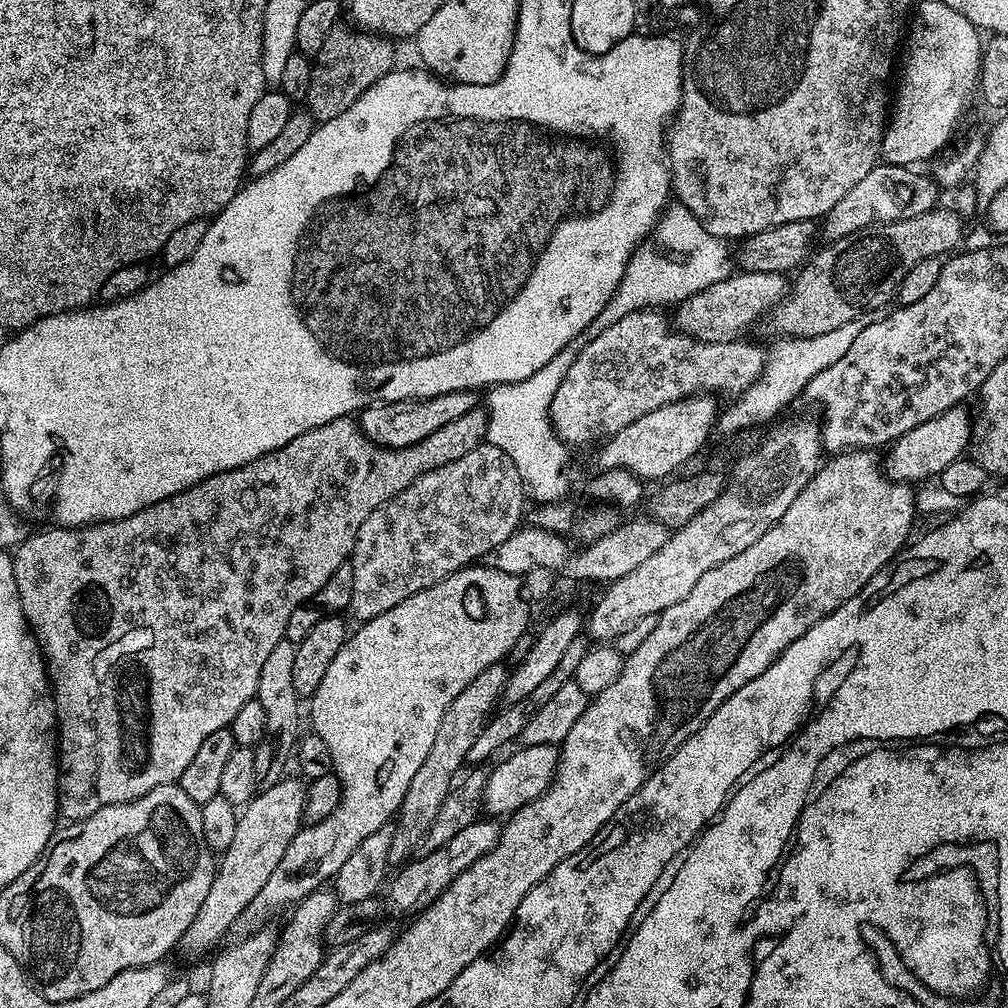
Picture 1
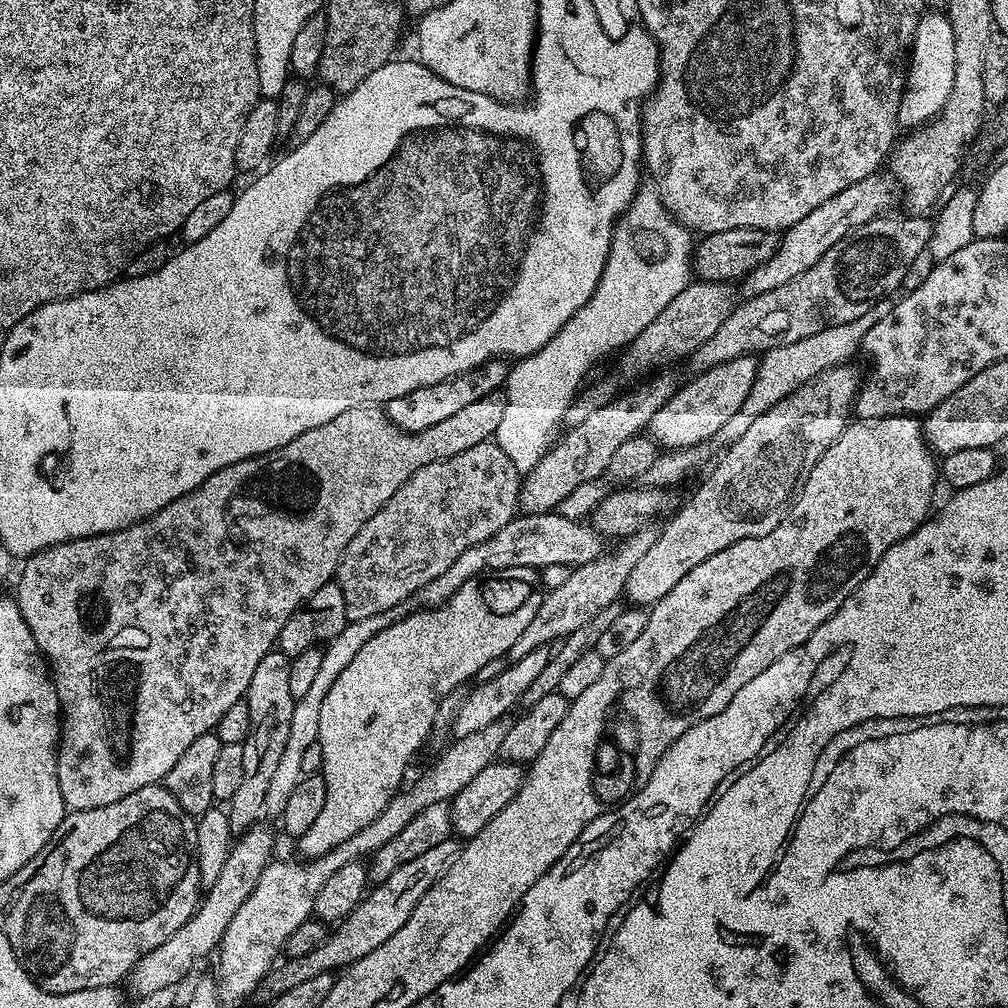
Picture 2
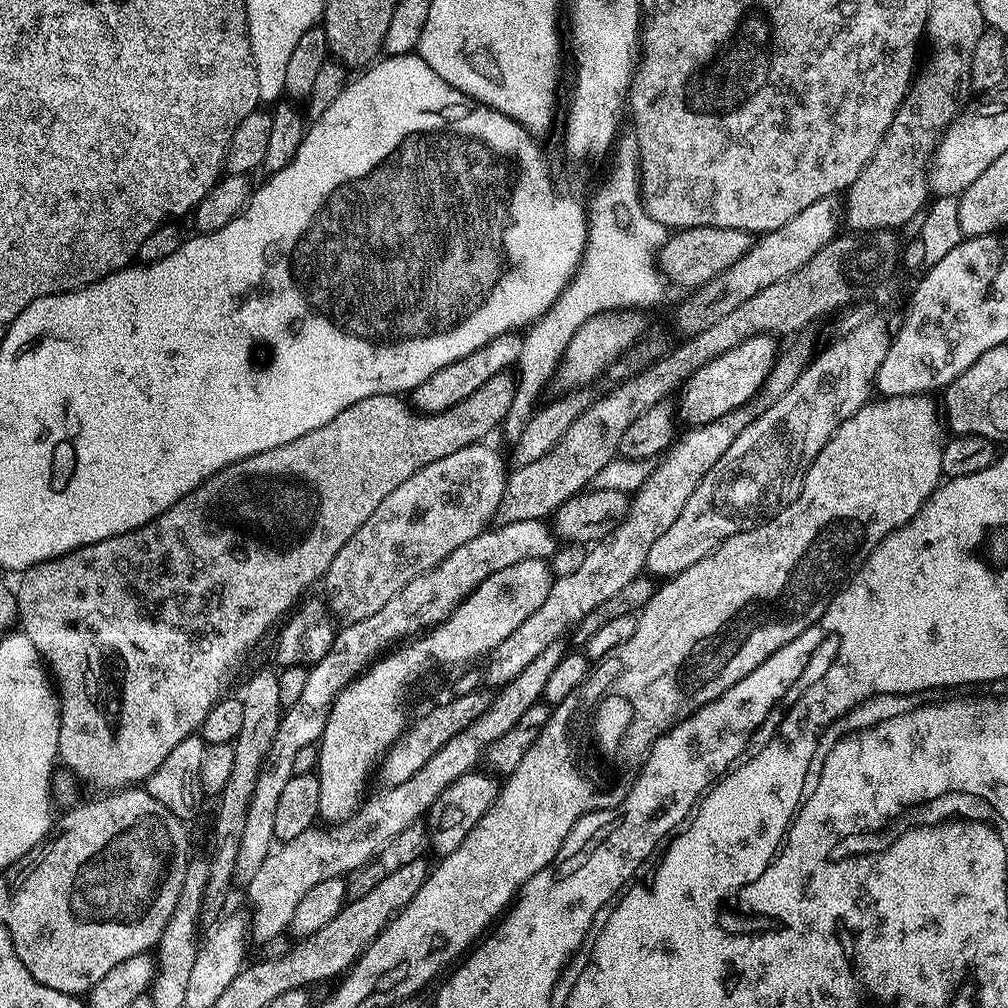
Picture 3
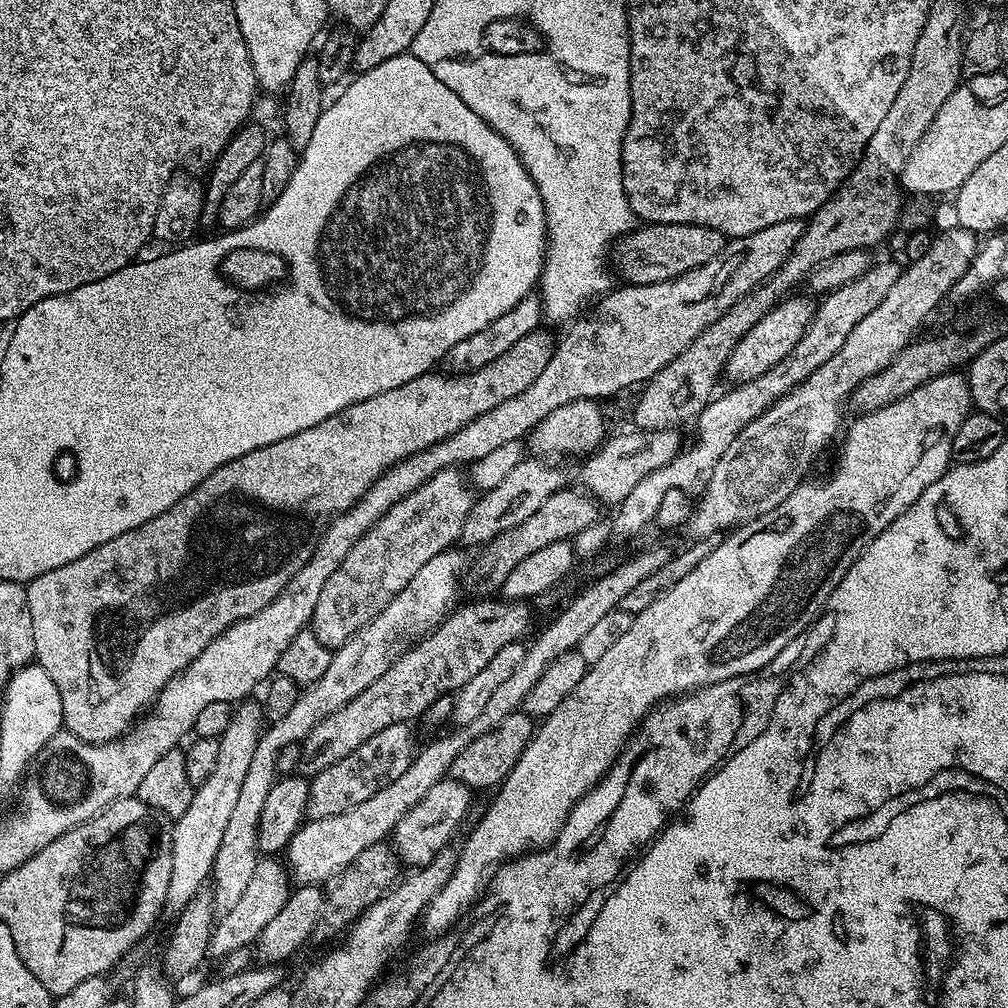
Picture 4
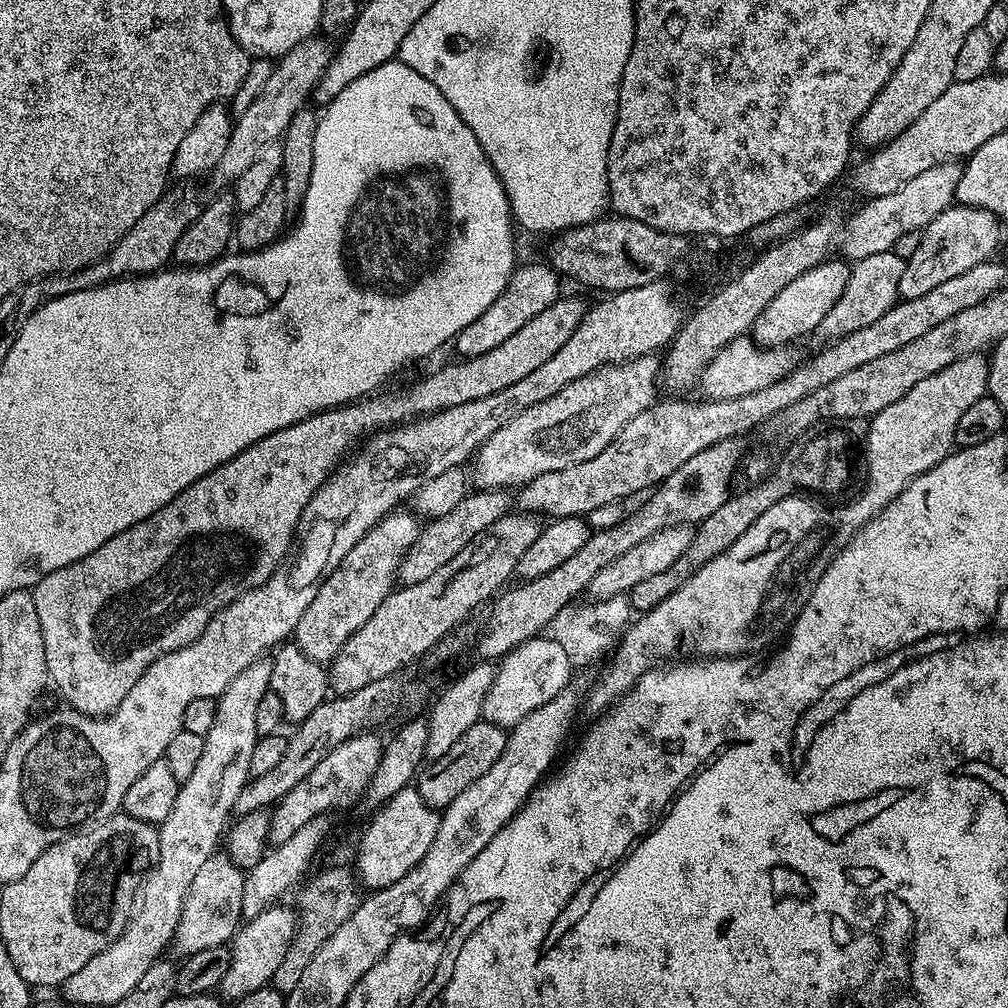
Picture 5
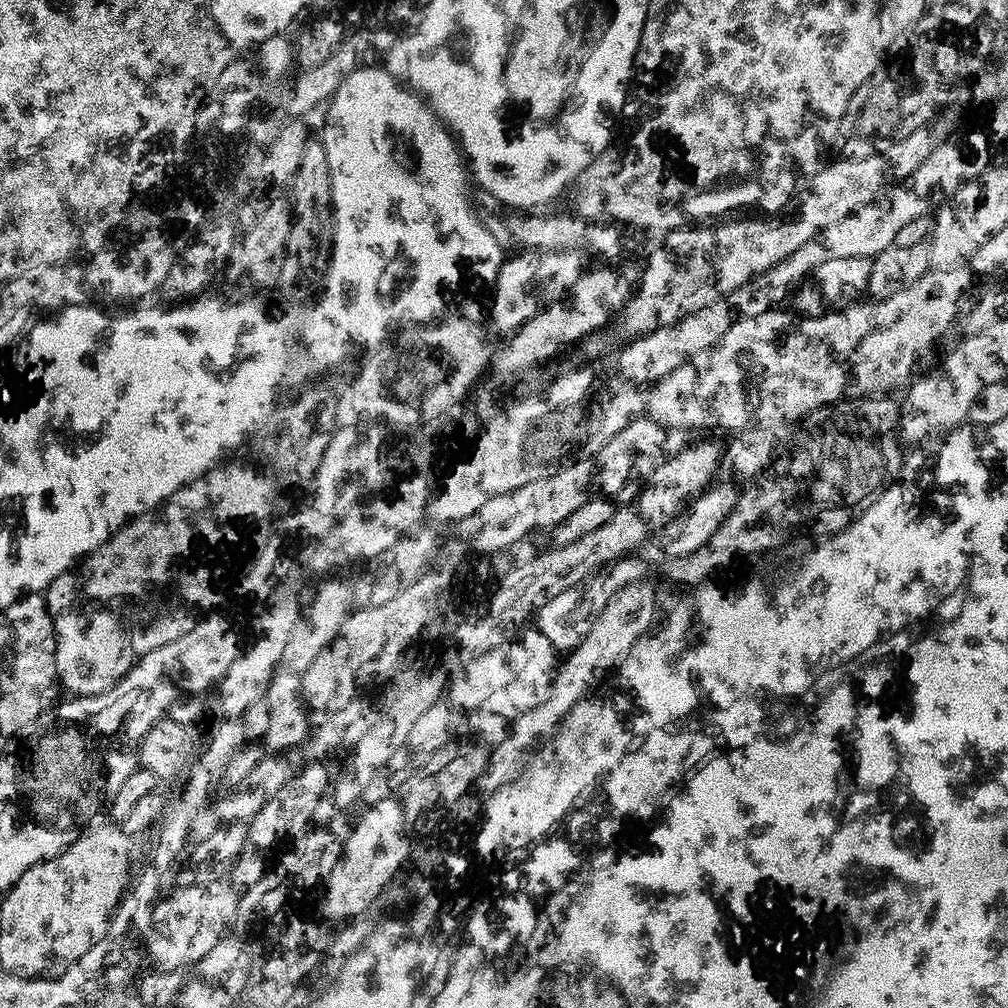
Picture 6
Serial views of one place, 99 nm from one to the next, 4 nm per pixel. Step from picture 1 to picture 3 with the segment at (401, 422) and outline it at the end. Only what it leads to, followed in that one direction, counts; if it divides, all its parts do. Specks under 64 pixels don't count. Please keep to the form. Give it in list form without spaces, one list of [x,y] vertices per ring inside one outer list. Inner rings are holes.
[[[510,331],[486,342],[486,346],[474,350],[474,354],[466,354],[466,358],[458,358],[454,362],[450,362],[450,366],[442,366],[442,370],[438,370],[436,374],[430,374],[430,378],[426,378],[426,382],[411,389],[412,406],[417,411],[426,414],[441,412],[450,406],[456,406],[458,402],[470,398],[470,394],[474,394],[474,390],[486,386],[486,382],[490,382],[490,378],[494,378],[494,374],[507,372],[513,366],[519,365],[523,345],[523,335]]]

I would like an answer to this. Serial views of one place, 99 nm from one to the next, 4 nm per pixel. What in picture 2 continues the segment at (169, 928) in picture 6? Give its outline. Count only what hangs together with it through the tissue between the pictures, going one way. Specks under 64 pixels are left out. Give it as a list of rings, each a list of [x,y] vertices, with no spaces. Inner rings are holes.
[[[557,510],[551,512],[529,512],[518,514],[498,534],[486,538],[478,546],[470,546],[446,571],[438,574],[434,582],[426,582],[422,590],[418,590],[414,600],[420,608],[439,608],[470,578],[480,576],[489,570],[497,572],[507,568],[534,568],[543,570],[548,566],[566,566],[577,568],[586,562],[596,560],[605,555],[605,541],[591,523],[571,520]],[[399,607],[392,608],[382,614],[374,614],[374,618],[351,621],[342,630],[342,634],[338,634],[328,641],[324,648],[322,666],[318,669],[315,681],[310,686],[310,691],[303,698],[296,701],[294,715],[290,717],[290,735],[286,738],[286,750],[282,750],[282,759],[278,761],[278,767],[274,770],[274,775],[270,778],[270,786],[266,790],[264,811],[269,817],[271,815],[276,816],[276,818],[283,817],[286,802],[290,799],[294,786],[298,786],[298,782],[305,775],[302,770],[302,753],[320,739],[318,714],[322,714],[322,702],[325,701],[326,694],[330,694],[330,686],[334,686],[338,674],[342,674],[342,670],[346,670],[346,666],[350,666],[354,654],[358,654],[358,650],[362,650],[362,646],[366,646],[366,642],[370,642],[370,638],[374,638],[374,634],[378,634],[383,628],[390,626],[396,620],[401,620],[405,615],[405,609]]]

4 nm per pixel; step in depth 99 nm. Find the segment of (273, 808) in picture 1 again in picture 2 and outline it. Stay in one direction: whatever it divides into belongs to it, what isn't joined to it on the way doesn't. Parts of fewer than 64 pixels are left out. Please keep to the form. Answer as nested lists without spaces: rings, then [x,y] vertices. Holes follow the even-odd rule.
[[[260,827],[249,828],[233,843],[226,858],[226,866],[222,866],[222,874],[218,874],[218,882],[214,882],[214,886],[203,893],[196,913],[169,940],[162,942],[162,946],[150,950],[150,954],[140,959],[128,973],[126,985],[128,984],[133,997],[176,988],[179,980],[186,979],[199,960],[206,959],[208,955],[211,957],[219,949],[220,939],[226,934],[226,926],[230,926],[230,918],[234,918],[234,914],[238,914],[242,907],[242,902],[250,898],[254,886],[258,886],[258,878],[262,878],[262,870],[266,870],[273,859],[272,847],[276,840],[270,829]]]

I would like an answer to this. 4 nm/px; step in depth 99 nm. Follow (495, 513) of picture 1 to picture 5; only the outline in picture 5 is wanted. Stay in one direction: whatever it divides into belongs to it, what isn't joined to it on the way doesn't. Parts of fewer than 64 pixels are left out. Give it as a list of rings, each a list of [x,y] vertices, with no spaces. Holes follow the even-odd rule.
[[[411,511],[401,512],[379,520],[346,554],[344,561],[325,578],[318,594],[314,594],[314,602],[306,606],[306,614],[302,614],[296,627],[294,642],[310,658],[331,662],[342,650],[345,642],[394,591],[400,563],[404,561],[406,553],[416,545],[422,533],[421,521]]]

